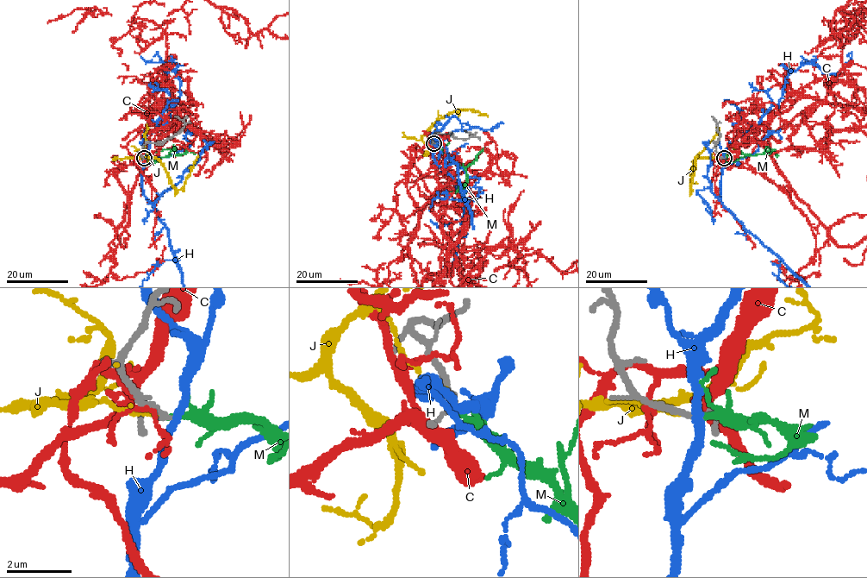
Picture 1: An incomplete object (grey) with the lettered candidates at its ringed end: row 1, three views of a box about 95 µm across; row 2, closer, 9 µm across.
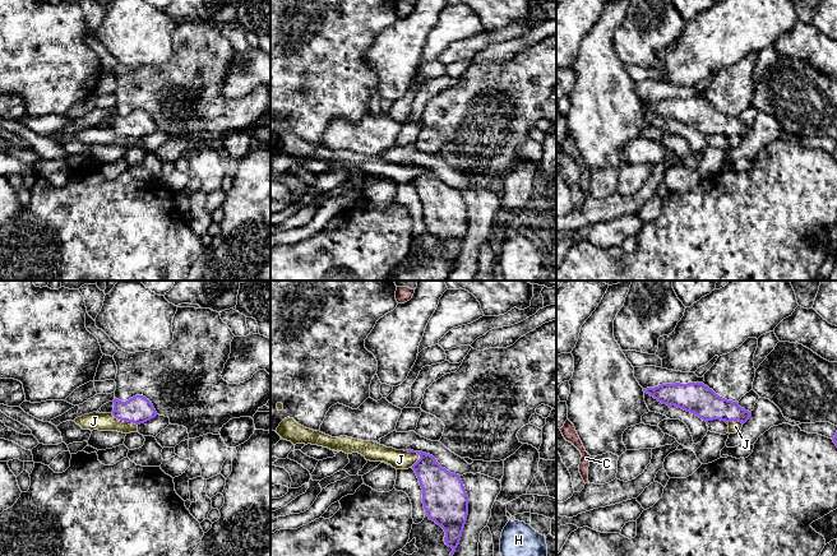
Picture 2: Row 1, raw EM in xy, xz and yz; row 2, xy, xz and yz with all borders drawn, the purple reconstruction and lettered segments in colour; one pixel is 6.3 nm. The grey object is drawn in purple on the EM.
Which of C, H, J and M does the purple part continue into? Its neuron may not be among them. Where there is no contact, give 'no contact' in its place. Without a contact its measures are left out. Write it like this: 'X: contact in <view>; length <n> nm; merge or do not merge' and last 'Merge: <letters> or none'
C: no contact; do not merge
H: no contact; do not merge
J: contact in xz; length 130 nm; do not merge
M: no contact; merge
Merge: M

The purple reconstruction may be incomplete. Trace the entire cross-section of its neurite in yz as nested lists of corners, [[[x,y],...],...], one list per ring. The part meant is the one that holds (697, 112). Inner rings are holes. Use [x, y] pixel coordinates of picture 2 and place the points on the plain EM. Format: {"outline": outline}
{"outline": [[[703,97],[662,98],[643,105],[662,119],[681,122],[706,136],[721,134],[726,138],[739,135],[744,139],[752,130],[752,125],[720,111]]]}

